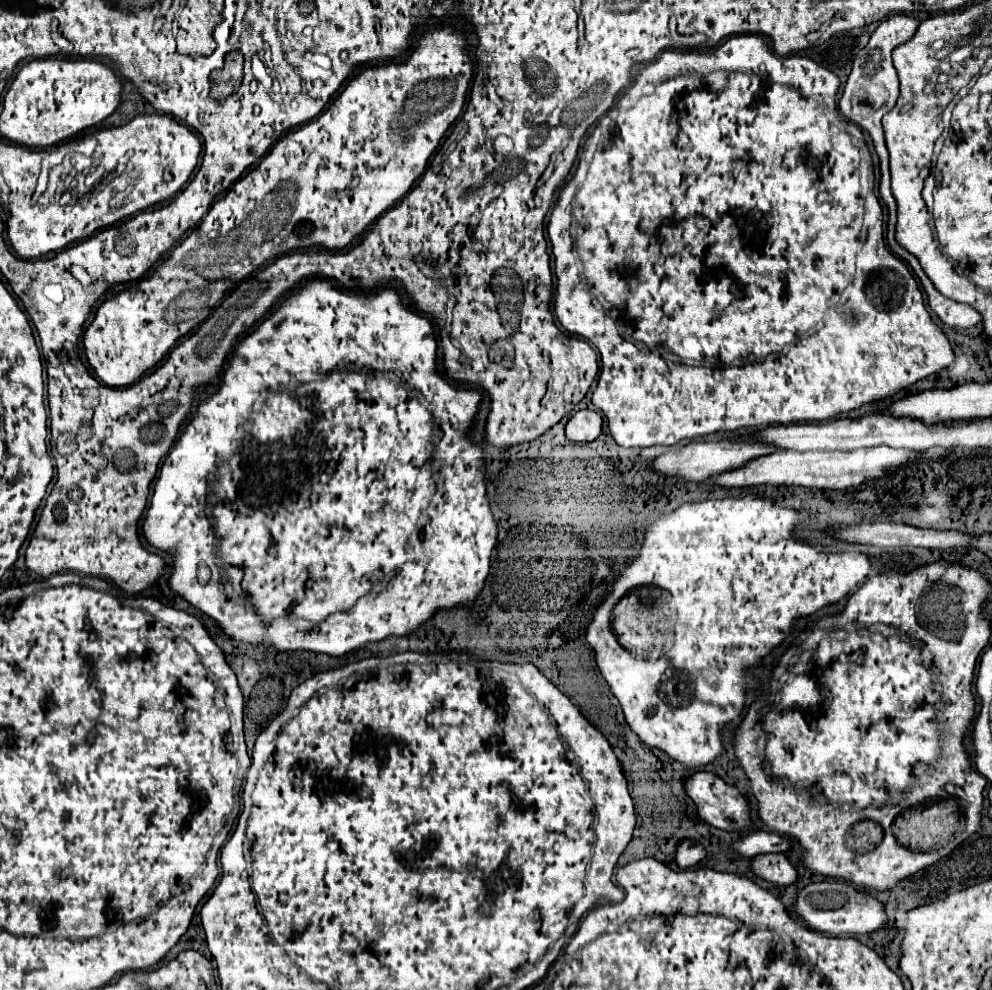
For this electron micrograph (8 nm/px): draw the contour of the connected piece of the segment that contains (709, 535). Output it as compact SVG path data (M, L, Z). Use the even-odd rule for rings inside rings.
M744 496L744 498L724 498L724 500L706 500L706 502L700 502L700 504L684 504L680 506L678 510L674 510L670 516L664 516L660 520L656 520L654 524L650 524L646 528L646 540L644 540L644 546L642 546L642 552L640 556L620 574L620 578L616 580L614 584L614 590L612 590L612 596L608 596L608 600L604 600L604 604L596 610L596 616L592 620L592 624L588 626L588 632L586 632L586 640L588 644L594 648L596 652L596 662L598 662L598 668L602 672L602 676L606 678L606 682L610 684L614 696L618 698L618 702L622 704L622 710L624 710L624 716L626 716L626 722L630 724L630 728L640 736L642 742L646 742L648 746L654 746L654 748L660 748L664 750L672 760L678 760L682 762L684 766L688 768L696 768L696 766L704 766L704 764L710 764L712 760L716 760L722 752L722 742L720 742L720 730L724 724L728 724L730 720L736 720L742 710L744 710L744 692L750 690L750 688L756 688L758 686L758 680L754 678L744 678L744 670L752 664L758 664L758 660L768 654L772 648L776 648L784 636L790 632L792 628L792 622L800 616L810 616L814 614L816 610L820 610L822 606L826 604L832 604L832 602L838 602L842 600L846 594L854 592L856 586L868 576L870 572L870 562L866 558L866 554L862 552L836 552L834 554L834 564L822 564L818 562L818 570L812 572L810 570L810 576L806 578L814 578L814 580L784 580L784 574L788 576L788 558L786 554L782 554L782 560L776 560L776 554L774 554L774 544L778 542L788 542L792 540L790 538L790 532L792 528L804 520L802 516L794 514L792 510L788 508L778 508L774 506L770 500L760 500L760 498L754 498L754 496ZM640 586L658 586L662 590L668 590L672 596L674 596L674 602L676 602L676 638L674 638L674 646L668 654L656 658L656 660L642 660L634 654L630 654L620 642L618 642L618 636L614 634L614 630L610 628L610 616L612 616L612 610L614 606L618 604L618 600L622 596L626 596L632 588L640 588Z

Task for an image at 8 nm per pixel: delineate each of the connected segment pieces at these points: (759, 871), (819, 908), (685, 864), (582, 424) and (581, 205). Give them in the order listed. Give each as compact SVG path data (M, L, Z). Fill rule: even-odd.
M760 854L750 860L750 870L766 882L788 886L796 882L796 870L784 854Z
M810 882L808 886L800 888L794 902L794 914L802 920L808 928L830 934L830 936L858 936L868 934L886 924L886 914L882 902L868 896L862 890L856 890L852 884L846 882Z
M684 840L676 848L676 864L678 868L690 868L704 858L704 848L692 840Z
M590 408L578 410L566 424L566 438L572 442L592 442L600 436L602 416Z
M742 34L730 38L718 50L710 52L666 50L652 64L644 66L636 78L586 140L578 174L562 188L558 204L552 208L548 222L548 240L552 244L552 254L556 256L554 312L570 334L578 334L588 340L602 356L602 370L592 394L592 402L604 412L616 444L624 448L642 448L654 444L672 446L680 440L692 440L712 432L826 420L836 414L850 412L862 404L888 398L898 390L908 388L910 384L950 366L954 354L948 338L926 312L922 292L904 260L890 252L890 248L884 244L882 208L874 193L871 154L862 129L844 120L834 104L834 94L840 86L834 72L818 66L806 56L780 58L766 48L762 38ZM636 78L648 78L650 82L646 86L638 86ZM594 298L600 302L600 308L594 304ZM622 326L630 336L636 336L636 342L628 342L620 334L618 328ZM662 348L680 358L696 360L708 366L686 366L682 362L666 360L660 354ZM776 352L782 354L776 358L766 358L768 354ZM734 360L742 360L744 364L730 366Z

